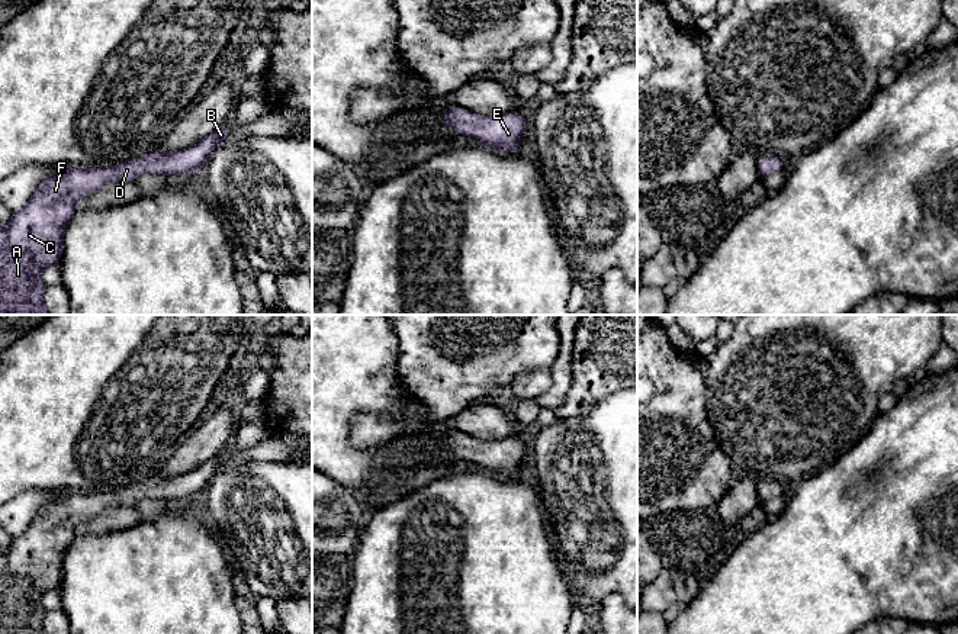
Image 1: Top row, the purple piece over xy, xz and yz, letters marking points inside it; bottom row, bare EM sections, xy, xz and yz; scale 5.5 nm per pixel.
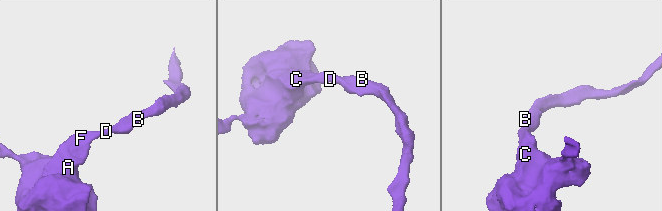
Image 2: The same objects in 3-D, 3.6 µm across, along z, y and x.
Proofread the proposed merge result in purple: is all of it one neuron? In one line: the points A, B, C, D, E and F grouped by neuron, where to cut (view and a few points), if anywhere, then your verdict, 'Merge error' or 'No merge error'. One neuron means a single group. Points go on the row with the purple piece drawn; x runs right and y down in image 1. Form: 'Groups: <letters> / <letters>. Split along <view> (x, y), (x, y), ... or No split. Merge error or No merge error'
Groups: A B C D E F. No split. No merge error

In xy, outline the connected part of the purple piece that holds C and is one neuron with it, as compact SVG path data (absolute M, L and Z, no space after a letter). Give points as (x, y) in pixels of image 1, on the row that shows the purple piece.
M225 123L206 139L177 152L160 148L125 164L102 168L61 168L54 177L41 183L28 205L12 212L6 228L0 228L0 315L51 315L44 305L45 284L41 273L57 264L62 255L64 228L71 221L75 203L96 190L116 181L135 181L144 173L152 174L197 174L212 151L229 135Z

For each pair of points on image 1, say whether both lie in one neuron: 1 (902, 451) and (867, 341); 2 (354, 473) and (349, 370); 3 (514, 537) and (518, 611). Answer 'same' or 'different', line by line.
1: different
2: same
3: same

